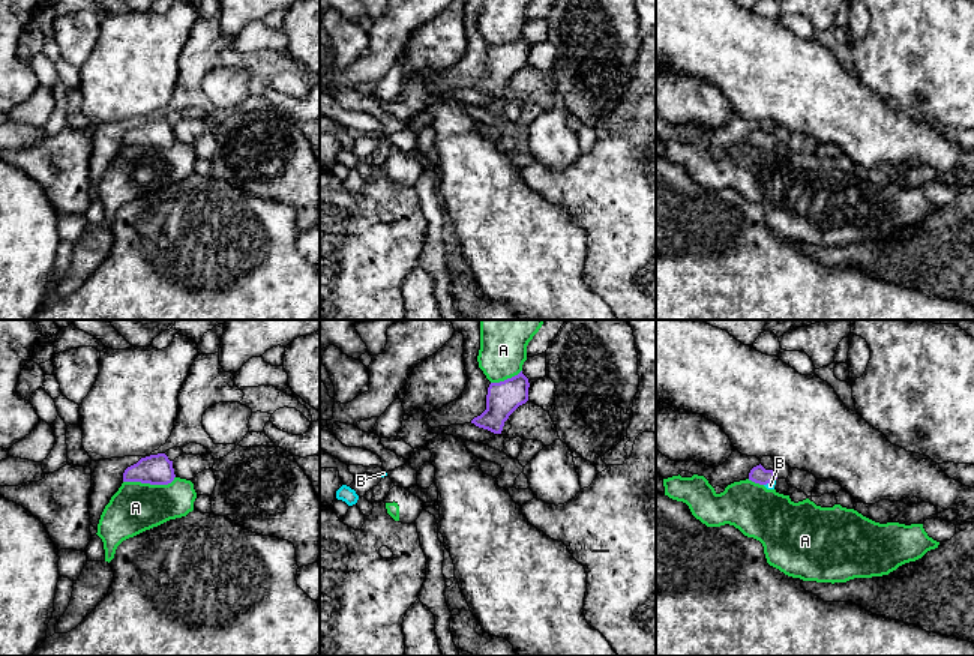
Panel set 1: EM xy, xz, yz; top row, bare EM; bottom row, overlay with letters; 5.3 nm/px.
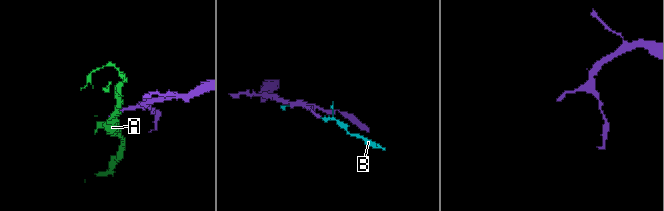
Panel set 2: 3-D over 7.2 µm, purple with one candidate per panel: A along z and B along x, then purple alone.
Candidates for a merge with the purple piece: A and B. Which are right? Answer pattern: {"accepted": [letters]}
{"accepted": ["B"]}

